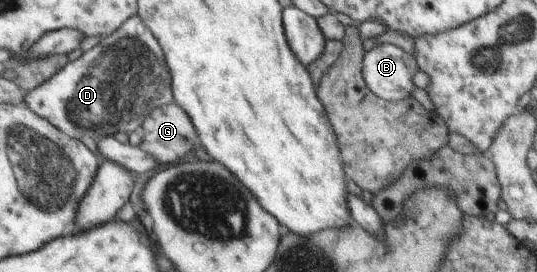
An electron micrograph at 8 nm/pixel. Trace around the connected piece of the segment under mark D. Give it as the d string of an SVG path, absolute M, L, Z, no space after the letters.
M133 16L120 26L114 33L103 37L90 51L84 52L75 61L69 61L59 72L48 81L27 92L24 104L36 115L47 119L54 127L73 138L84 134L92 135L95 139L102 136L112 136L116 132L128 135L139 131L141 122L153 109L161 108L173 101L171 94L171 76L169 68L163 60L163 52L149 32L149 28Z

